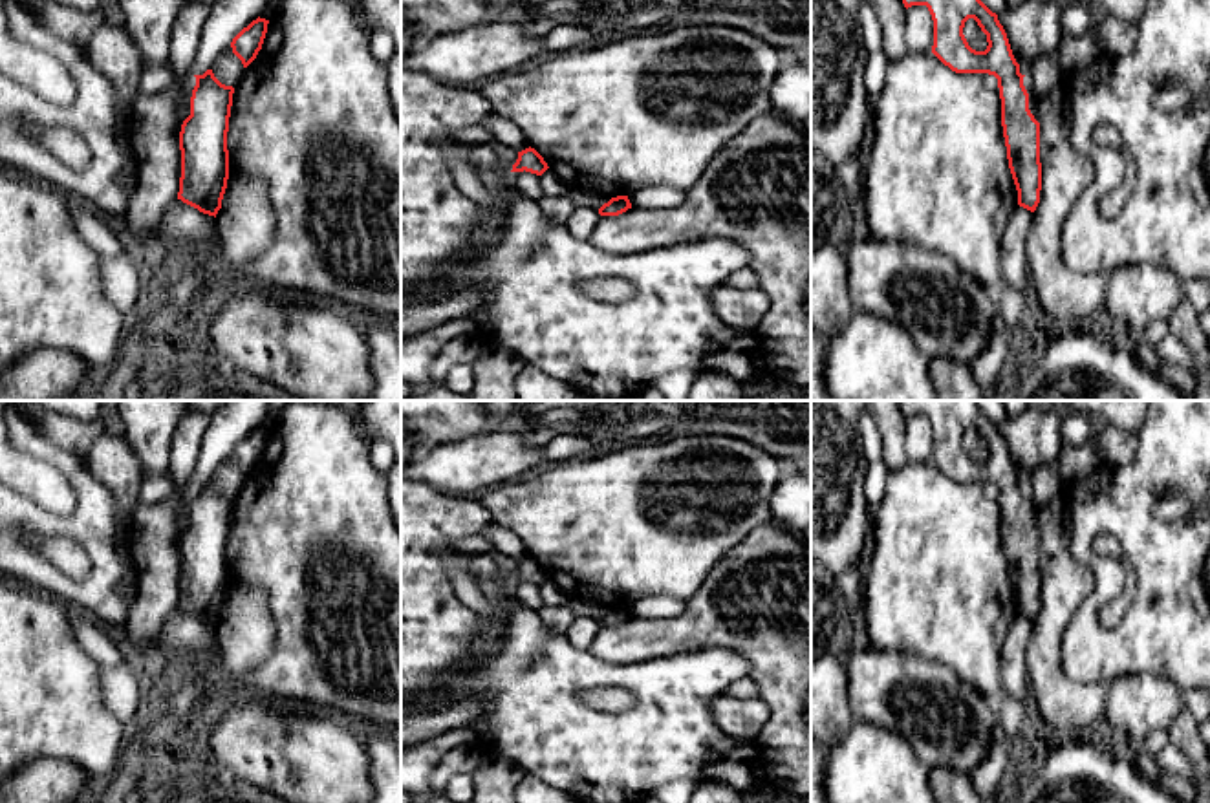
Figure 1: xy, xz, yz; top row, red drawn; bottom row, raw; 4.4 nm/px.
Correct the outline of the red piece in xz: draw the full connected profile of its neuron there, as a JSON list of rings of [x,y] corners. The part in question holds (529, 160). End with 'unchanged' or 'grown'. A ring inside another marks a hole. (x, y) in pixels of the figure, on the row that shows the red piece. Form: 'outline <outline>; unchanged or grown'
outline [[[525,148],[522,152],[518,152],[518,159],[513,165],[511,172],[531,172],[536,176],[542,176],[547,170],[547,163],[544,161],[544,157],[535,150],[535,148]]]; unchanged

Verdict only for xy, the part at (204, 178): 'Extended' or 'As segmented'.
As segmented

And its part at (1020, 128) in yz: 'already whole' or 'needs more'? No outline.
already whole

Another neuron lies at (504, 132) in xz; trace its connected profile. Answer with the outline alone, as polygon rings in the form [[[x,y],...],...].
[[[491,113],[485,119],[483,126],[492,134],[496,143],[500,143],[514,152],[522,152],[522,150],[529,148],[520,128],[514,123],[511,123],[496,113]]]

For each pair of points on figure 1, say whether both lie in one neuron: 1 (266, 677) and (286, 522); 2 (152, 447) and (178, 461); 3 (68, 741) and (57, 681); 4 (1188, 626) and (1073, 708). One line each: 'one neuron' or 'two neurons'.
1: one neuron
2: two neurons
3: one neuron
4: two neurons

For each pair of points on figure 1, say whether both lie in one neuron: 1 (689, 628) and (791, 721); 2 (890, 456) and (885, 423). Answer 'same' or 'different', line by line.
1: same
2: same

